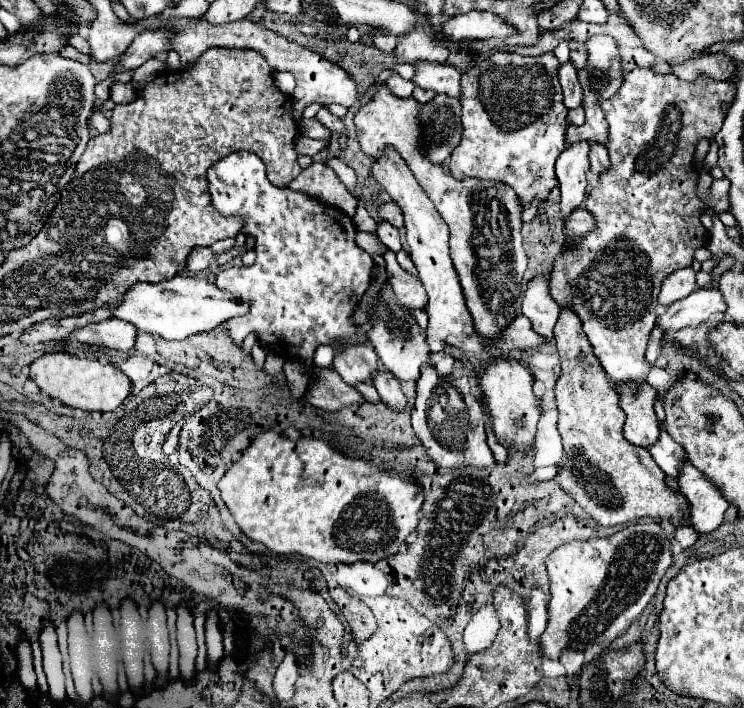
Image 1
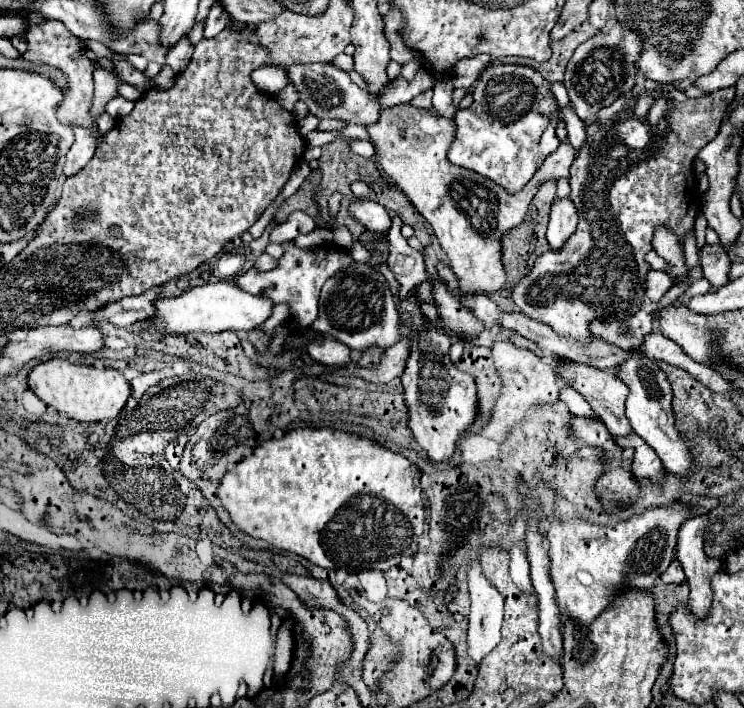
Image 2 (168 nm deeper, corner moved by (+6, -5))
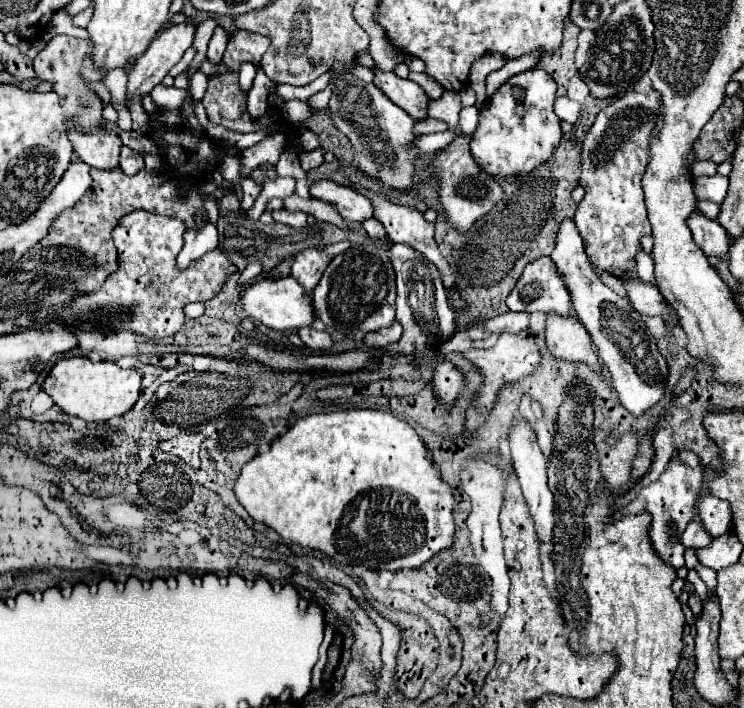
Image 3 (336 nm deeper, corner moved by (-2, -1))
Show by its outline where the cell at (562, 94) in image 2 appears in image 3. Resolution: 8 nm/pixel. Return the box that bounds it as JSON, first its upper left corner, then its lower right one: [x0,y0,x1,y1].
[555,95,581,123]

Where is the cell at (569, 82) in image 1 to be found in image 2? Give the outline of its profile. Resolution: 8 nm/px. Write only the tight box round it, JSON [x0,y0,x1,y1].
[563,107,585,151]

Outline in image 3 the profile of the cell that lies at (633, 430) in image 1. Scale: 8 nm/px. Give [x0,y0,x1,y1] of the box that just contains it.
[545,313,607,375]

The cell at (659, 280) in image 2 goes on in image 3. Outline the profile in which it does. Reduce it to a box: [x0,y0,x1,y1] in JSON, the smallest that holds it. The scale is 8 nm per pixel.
[635,251,655,285]

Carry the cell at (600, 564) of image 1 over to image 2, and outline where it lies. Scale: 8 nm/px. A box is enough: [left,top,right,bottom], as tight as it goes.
[547,497,717,625]

